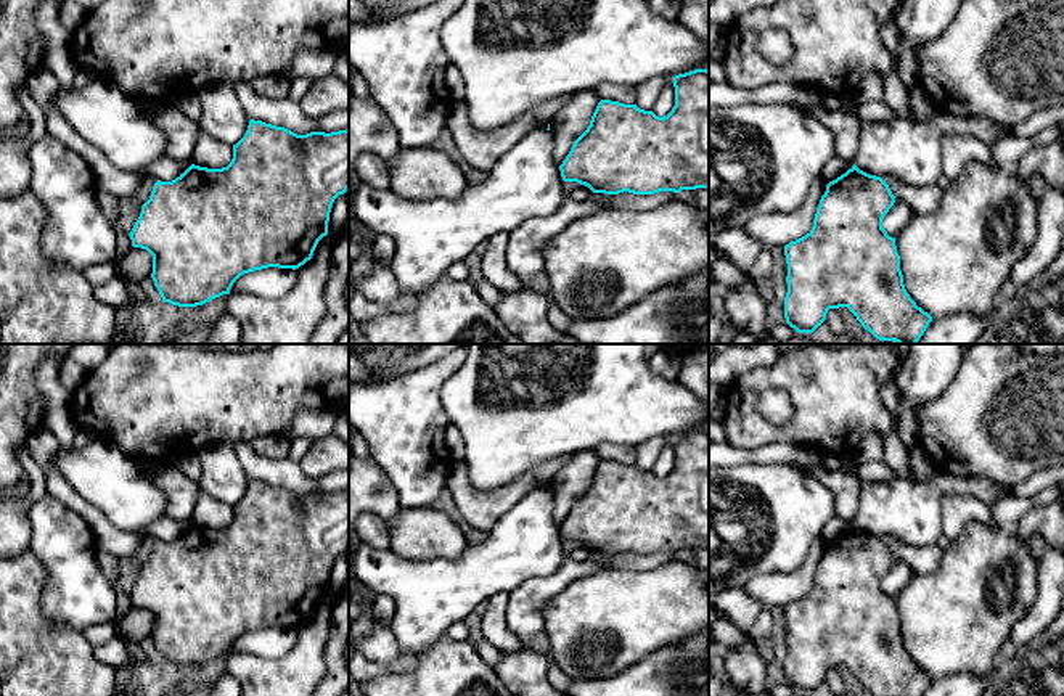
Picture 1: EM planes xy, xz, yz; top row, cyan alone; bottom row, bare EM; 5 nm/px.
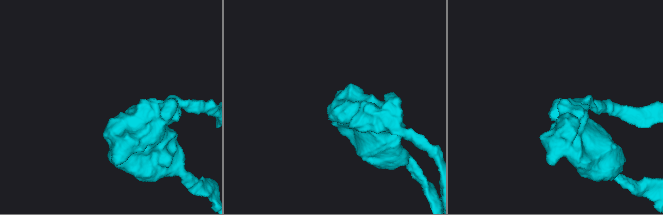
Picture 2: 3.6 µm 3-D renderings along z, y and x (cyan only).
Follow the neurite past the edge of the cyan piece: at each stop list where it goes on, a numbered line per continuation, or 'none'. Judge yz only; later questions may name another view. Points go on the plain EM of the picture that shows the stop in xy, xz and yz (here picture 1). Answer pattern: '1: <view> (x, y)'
none

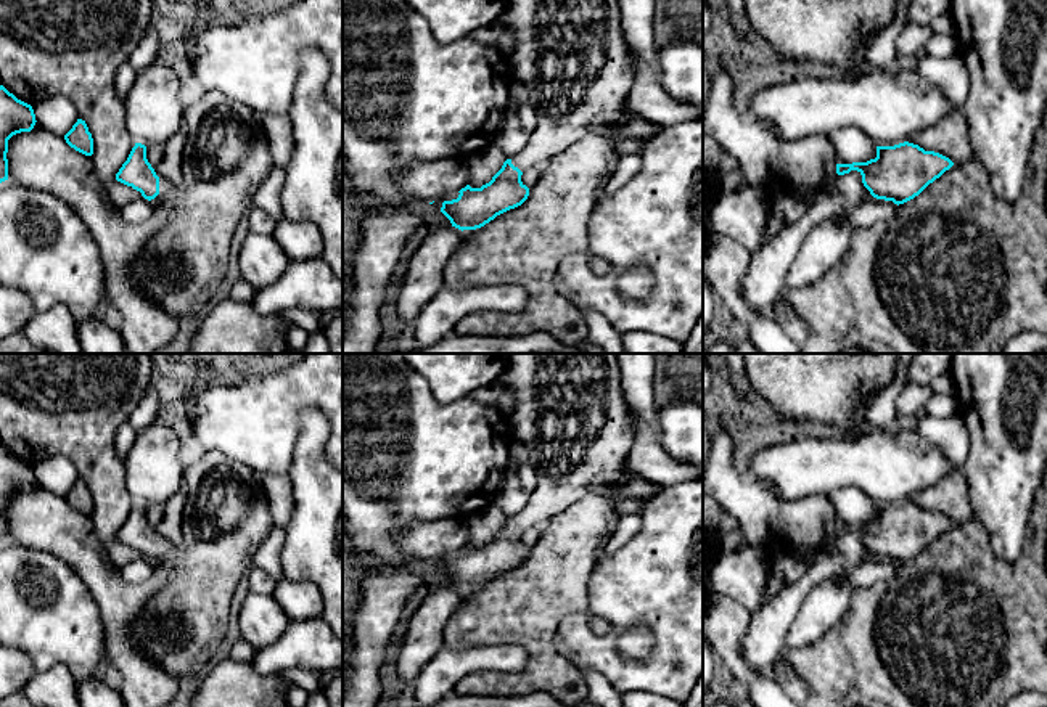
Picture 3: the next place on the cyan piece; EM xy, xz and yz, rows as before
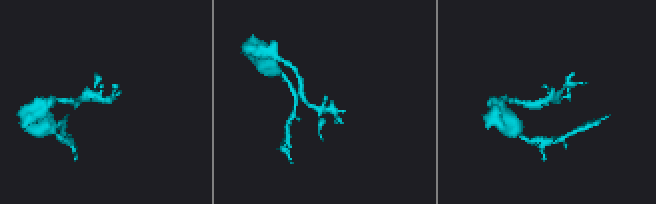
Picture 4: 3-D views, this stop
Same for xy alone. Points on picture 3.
1: xy (164, 545)

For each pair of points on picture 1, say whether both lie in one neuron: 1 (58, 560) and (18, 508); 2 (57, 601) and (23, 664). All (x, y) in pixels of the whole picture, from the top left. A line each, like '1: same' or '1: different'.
1: different
2: different

